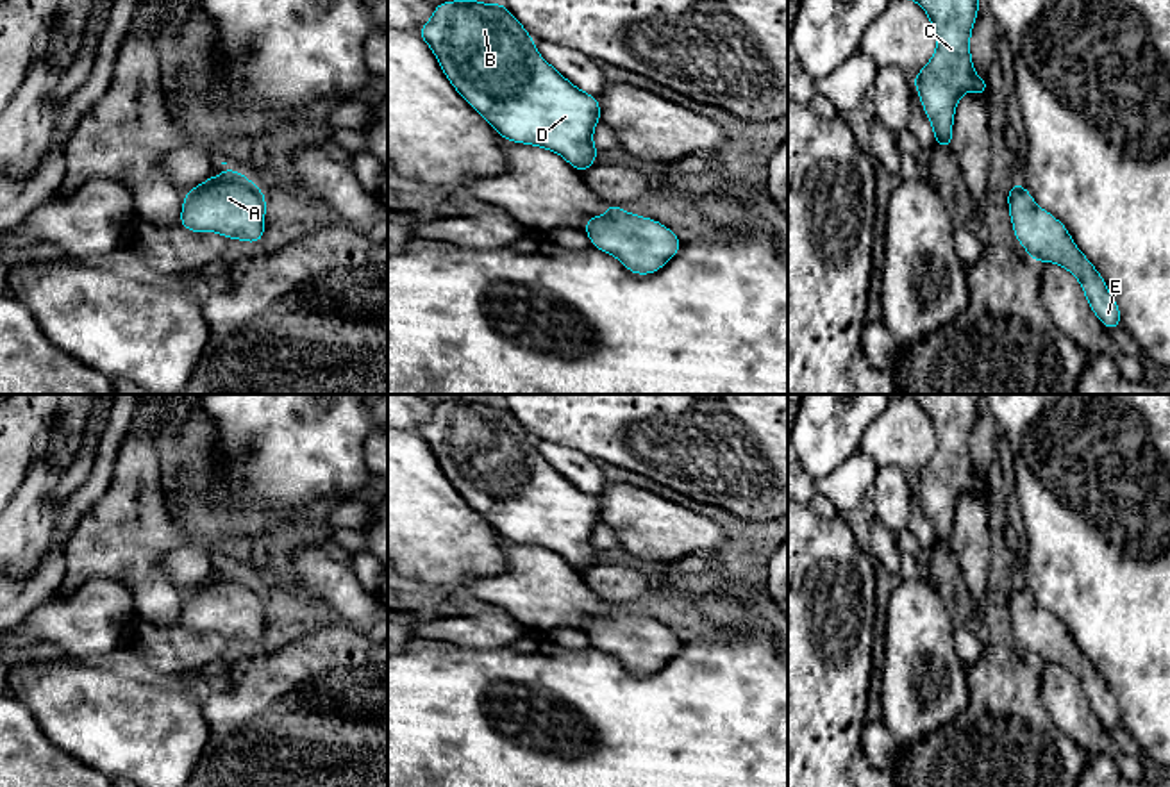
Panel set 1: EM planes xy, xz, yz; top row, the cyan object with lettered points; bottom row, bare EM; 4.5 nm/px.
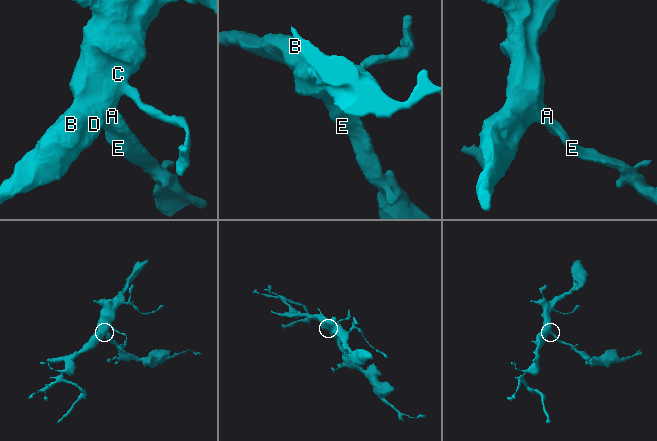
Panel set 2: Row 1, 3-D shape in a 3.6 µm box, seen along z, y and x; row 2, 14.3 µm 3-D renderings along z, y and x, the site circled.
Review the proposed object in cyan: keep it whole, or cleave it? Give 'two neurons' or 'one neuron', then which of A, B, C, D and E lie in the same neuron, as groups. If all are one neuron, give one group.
one neuron; A B C D E

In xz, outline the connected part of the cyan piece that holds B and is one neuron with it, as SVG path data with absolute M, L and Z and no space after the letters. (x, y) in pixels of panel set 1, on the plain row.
M472 398L441 402L418 434L434 451L454 489L502 539L556 551L579 573L597 564L600 550L593 546L593 528L600 523L598 498L575 487L548 464L504 403Z

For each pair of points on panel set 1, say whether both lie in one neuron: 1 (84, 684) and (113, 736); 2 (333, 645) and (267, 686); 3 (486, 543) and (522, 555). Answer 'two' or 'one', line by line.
1: one
2: one
3: two

